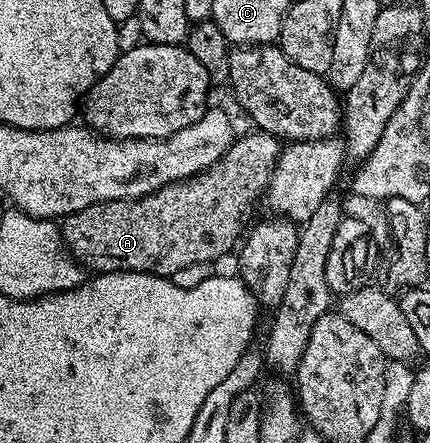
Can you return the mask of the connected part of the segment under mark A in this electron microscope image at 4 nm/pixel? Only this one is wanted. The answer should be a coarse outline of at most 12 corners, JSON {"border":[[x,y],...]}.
{"border":[[279,137],[61,221],[94,274],[213,265],[270,187]]}

